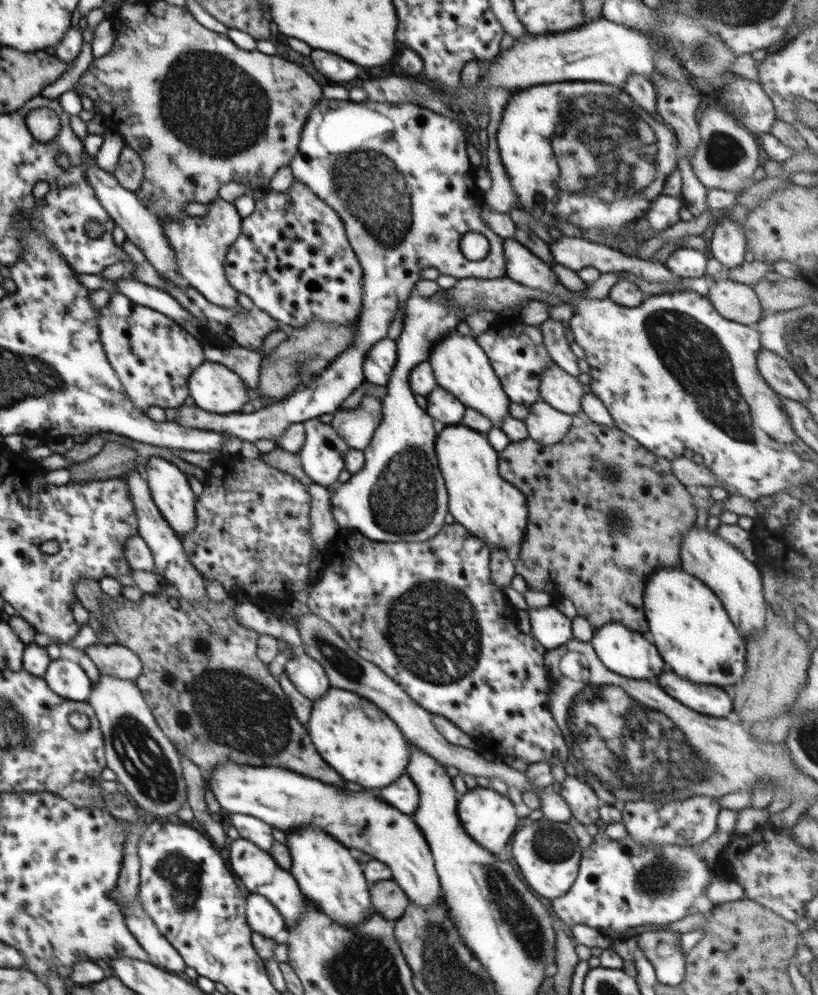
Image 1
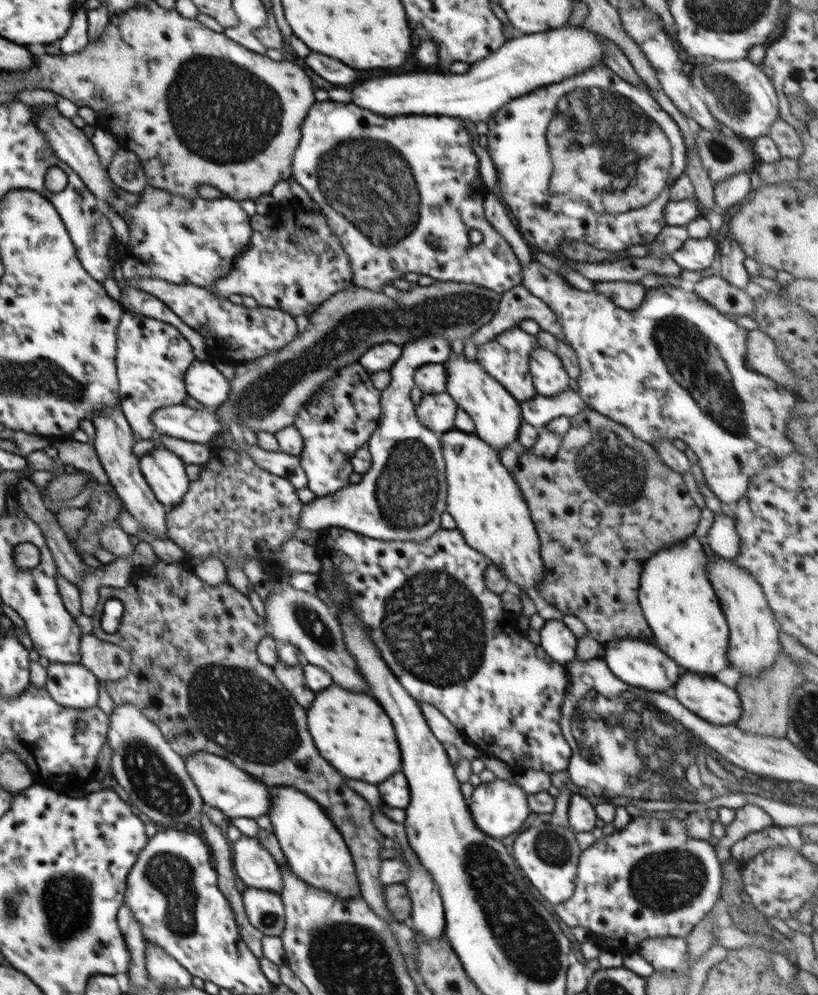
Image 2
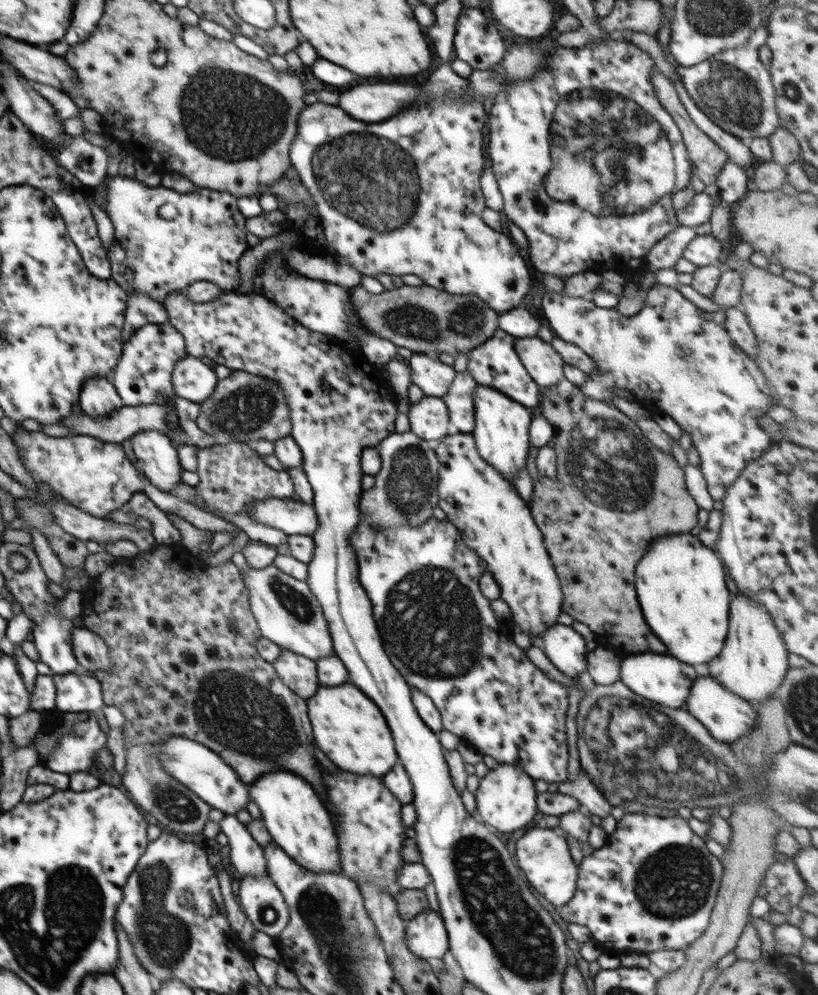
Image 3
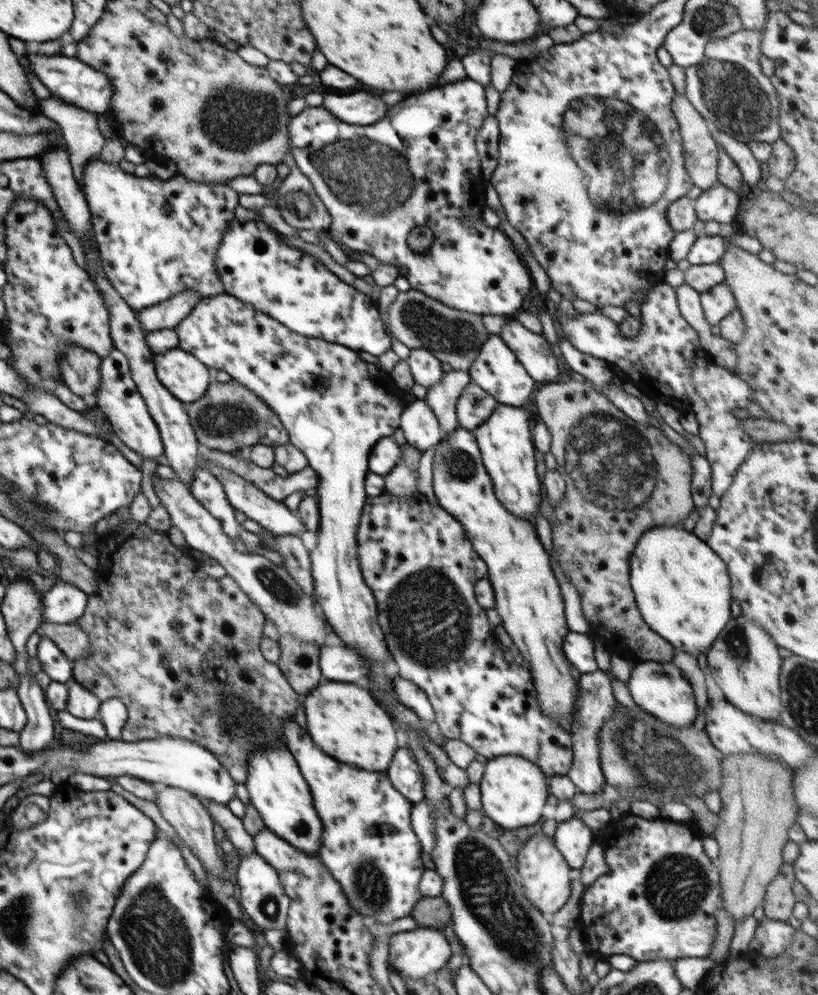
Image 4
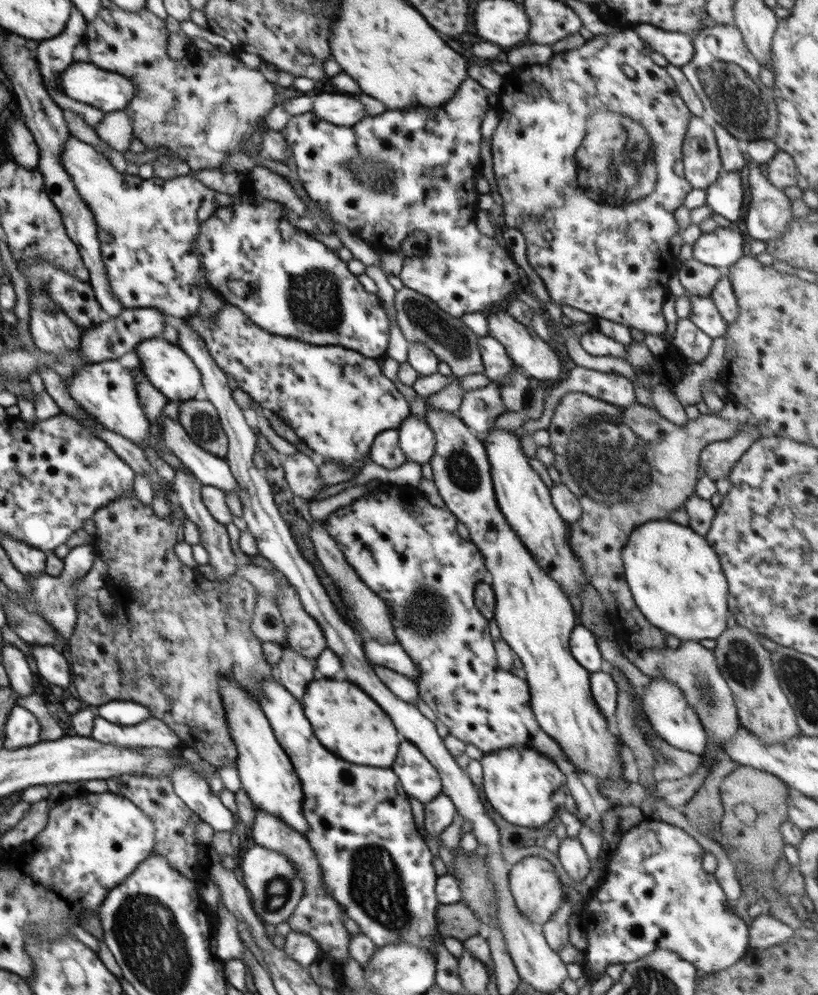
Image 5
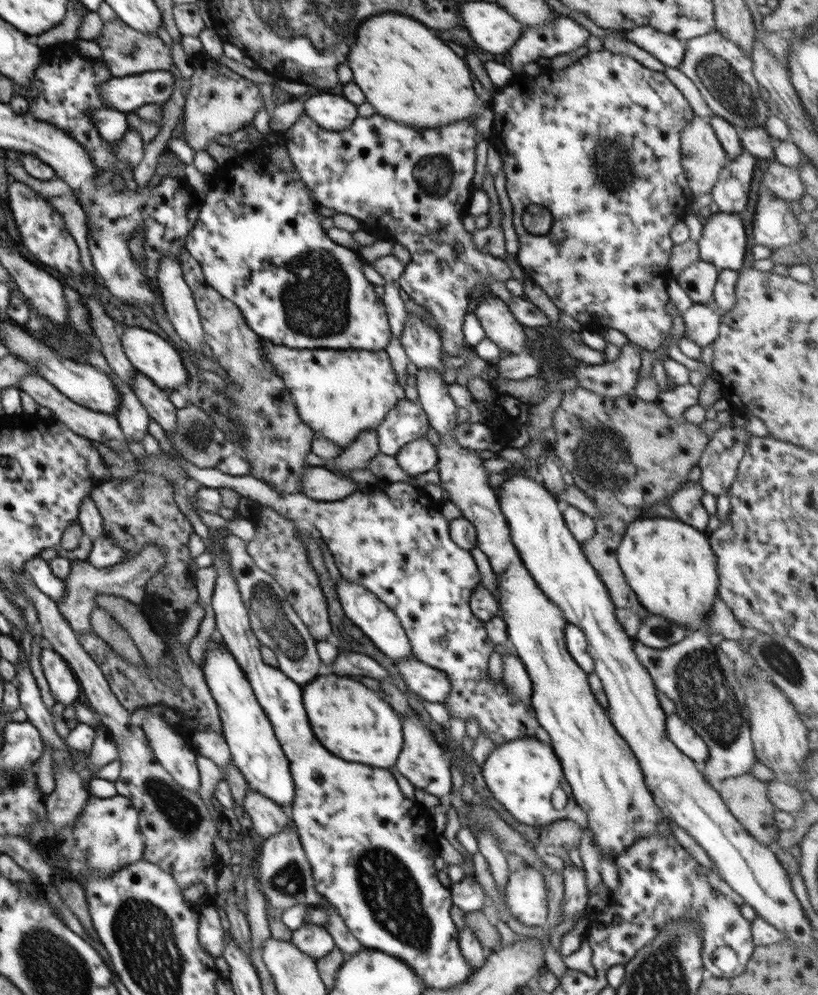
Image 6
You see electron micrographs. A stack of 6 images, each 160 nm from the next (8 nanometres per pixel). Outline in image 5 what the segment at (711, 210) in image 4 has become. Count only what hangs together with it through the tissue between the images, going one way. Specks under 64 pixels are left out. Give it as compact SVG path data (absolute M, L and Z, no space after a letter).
M723 170L721 175L706 190L706 205L712 214L720 214L735 224L742 212L742 180L740 171Z

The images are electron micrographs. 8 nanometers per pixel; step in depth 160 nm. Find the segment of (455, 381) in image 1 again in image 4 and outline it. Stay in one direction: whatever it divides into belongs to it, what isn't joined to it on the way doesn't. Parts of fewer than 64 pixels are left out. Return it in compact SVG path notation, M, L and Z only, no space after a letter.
M498 403L491 417L476 428L473 433L476 437L486 472L492 479L494 492L498 500L512 515L523 518L534 525L536 517L541 513L541 482L538 479L538 475L536 475L536 460L534 459L534 451L536 451L536 448L533 443L533 436L530 433L530 426L528 425L533 418L534 415L528 416L526 411L520 407Z

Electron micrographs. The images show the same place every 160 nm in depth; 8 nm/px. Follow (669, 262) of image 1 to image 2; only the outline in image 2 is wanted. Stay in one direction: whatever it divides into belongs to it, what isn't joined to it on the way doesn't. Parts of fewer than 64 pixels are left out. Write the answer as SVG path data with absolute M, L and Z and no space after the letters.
M710 236L704 239L689 239L671 255L683 271L708 273L714 257L718 253L716 242Z

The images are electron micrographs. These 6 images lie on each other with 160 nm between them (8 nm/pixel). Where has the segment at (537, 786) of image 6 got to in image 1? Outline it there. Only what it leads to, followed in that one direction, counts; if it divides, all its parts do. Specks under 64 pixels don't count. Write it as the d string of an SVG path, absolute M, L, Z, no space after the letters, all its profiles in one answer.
M474 788L459 795L457 813L468 836L476 844L480 844L484 850L496 856L502 856L504 852L510 854L510 847L512 847L510 843L513 842L519 817L516 815L516 806L508 796L491 788Z

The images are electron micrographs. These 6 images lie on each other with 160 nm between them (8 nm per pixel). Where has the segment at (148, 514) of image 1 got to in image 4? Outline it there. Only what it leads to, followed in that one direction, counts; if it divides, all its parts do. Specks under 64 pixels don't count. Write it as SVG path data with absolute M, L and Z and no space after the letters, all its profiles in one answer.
M70 345L60 360L62 379L69 389L93 404L100 379L101 359L94 351L80 345Z

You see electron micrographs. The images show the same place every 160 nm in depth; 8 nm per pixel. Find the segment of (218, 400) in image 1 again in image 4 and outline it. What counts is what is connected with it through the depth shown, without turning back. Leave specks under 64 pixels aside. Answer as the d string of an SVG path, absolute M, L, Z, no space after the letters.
M179 346L162 354L153 354L153 364L158 380L181 402L191 403L204 396L214 372L201 364L193 354Z

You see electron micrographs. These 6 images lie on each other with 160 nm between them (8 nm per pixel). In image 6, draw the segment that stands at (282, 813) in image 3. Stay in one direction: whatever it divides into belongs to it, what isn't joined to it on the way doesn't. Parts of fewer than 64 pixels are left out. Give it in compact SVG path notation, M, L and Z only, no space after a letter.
M212 638L206 645L201 663L206 684L216 702L222 722L222 733L231 752L234 766L240 770L250 789L261 792L284 810L289 811L295 795L290 764L276 739L274 728L258 704L250 681L229 648Z

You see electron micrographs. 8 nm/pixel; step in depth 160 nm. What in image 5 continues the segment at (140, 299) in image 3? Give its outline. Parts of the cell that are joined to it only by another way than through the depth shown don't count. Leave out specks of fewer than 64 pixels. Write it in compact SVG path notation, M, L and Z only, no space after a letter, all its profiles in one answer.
M118 359L86 364L72 376L64 378L70 396L95 420L138 446L149 444L151 424L142 410L134 377L118 363Z

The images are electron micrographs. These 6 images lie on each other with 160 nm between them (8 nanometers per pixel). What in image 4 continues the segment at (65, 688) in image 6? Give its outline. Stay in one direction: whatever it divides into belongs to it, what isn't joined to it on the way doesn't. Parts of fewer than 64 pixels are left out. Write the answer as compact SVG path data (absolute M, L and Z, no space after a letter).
M41 637L37 646L37 658L41 670L44 670L52 681L67 683L72 680L72 665L75 662L68 658L52 639Z

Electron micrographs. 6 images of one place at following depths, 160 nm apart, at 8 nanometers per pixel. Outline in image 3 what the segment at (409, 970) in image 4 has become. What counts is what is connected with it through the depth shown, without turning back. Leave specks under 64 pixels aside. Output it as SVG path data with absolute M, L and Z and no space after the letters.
M430 907L421 912L416 918L407 921L405 931L407 947L410 949L410 952L413 952L419 958L426 958L434 963L436 960L442 959L442 956L446 954L446 950L449 950L449 936L444 919L441 913L432 911Z

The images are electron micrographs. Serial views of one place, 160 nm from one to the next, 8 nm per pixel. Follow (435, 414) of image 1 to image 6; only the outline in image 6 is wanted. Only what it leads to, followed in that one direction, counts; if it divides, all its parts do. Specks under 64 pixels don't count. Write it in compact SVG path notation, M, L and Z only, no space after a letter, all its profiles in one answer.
M426 436L405 444L398 451L395 459L406 474L417 478L424 472L432 470L439 462L437 450Z

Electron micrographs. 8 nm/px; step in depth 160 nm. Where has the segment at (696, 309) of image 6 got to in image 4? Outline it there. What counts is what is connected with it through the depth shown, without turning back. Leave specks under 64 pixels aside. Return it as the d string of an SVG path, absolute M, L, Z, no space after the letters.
M725 281L716 284L710 291L700 293L700 299L704 316L711 326L719 324L730 311L738 308L734 294Z

